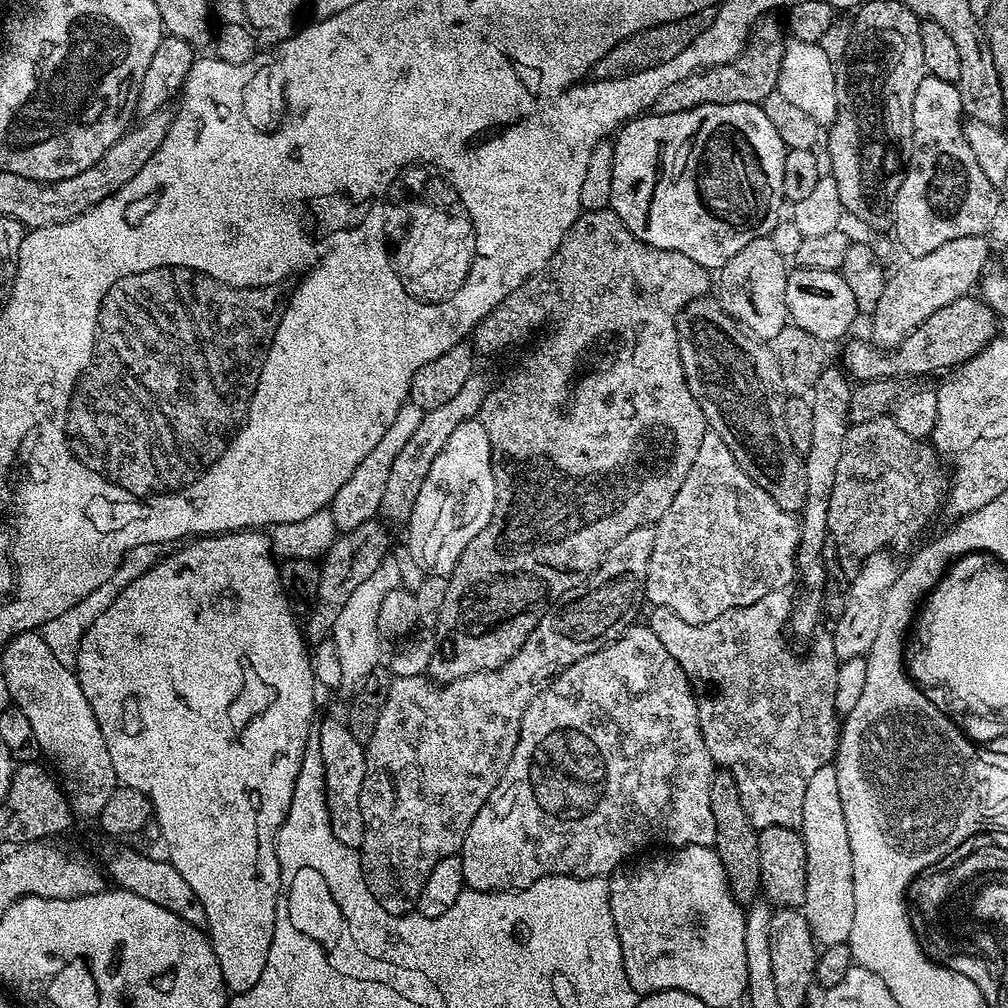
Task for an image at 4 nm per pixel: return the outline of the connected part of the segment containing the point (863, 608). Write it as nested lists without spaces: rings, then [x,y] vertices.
[[[888,550],[870,554],[851,577],[846,588],[842,616],[837,618],[830,629],[837,661],[848,660],[852,656],[867,657],[869,650],[874,646],[874,638],[878,638],[878,626],[882,622],[884,596],[890,590],[890,586],[894,586],[898,575],[898,563],[896,564],[895,558],[897,559]]]

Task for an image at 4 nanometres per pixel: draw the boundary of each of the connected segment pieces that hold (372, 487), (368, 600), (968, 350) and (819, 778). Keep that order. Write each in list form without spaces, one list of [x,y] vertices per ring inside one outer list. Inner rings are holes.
[[[406,402],[400,407],[398,414],[394,414],[394,422],[390,422],[386,434],[382,434],[381,440],[378,441],[378,446],[374,446],[374,450],[370,450],[370,454],[366,454],[366,458],[362,458],[362,462],[358,462],[354,474],[350,474],[350,478],[346,478],[342,490],[338,490],[338,494],[330,505],[332,517],[340,532],[349,532],[362,526],[368,520],[377,519],[382,506],[382,493],[386,490],[390,470],[394,467],[394,458],[398,458],[402,446],[406,446],[406,441],[412,437],[414,430],[418,430],[424,413],[416,404]]]
[[[385,558],[378,566],[378,570],[374,570],[374,574],[370,574],[370,578],[366,578],[366,582],[362,582],[362,586],[358,586],[358,590],[354,590],[354,594],[350,594],[350,598],[346,598],[346,606],[342,606],[342,614],[338,614],[332,627],[330,639],[337,646],[339,664],[342,666],[341,685],[344,688],[355,689],[363,683],[372,670],[382,664],[378,610],[382,607],[386,594],[390,590],[401,587],[402,584],[400,564],[392,559]]]
[[[969,294],[950,302],[950,306],[942,306],[942,310],[934,310],[934,314],[930,314],[930,318],[926,318],[926,322],[922,322],[922,326],[914,329],[909,336],[902,338],[896,348],[881,350],[867,339],[849,339],[843,345],[845,348],[842,367],[856,382],[901,378],[900,376],[928,376],[931,372],[943,373],[958,364],[964,364],[977,356],[990,341],[997,339],[997,336],[994,310],[982,299]]]
[[[835,763],[822,766],[810,778],[802,798],[802,822],[798,831],[806,846],[806,898],[802,911],[813,939],[821,947],[845,944],[854,926],[854,858],[850,854],[842,798],[838,798]]]

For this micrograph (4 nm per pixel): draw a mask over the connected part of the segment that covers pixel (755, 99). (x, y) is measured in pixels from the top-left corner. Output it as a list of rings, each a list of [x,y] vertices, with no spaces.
[[[772,18],[757,23],[744,49],[730,63],[718,68],[703,69],[684,80],[674,82],[674,86],[666,89],[656,100],[655,114],[670,114],[674,109],[681,112],[703,104],[760,104],[776,91],[786,43],[785,29],[781,25],[780,28]]]

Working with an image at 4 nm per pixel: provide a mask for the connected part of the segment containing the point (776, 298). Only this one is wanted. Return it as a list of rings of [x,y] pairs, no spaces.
[[[763,236],[742,246],[742,250],[738,250],[738,254],[734,254],[734,258],[730,258],[730,262],[726,262],[718,272],[718,299],[726,314],[730,314],[744,329],[765,342],[771,342],[778,330],[790,323],[786,306],[786,278],[790,268],[784,264],[787,264],[786,258],[778,254],[771,236]]]

